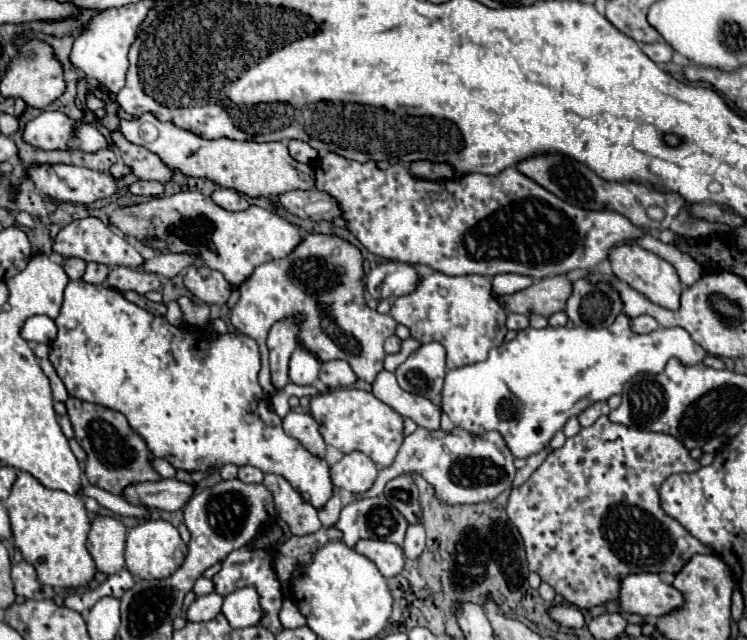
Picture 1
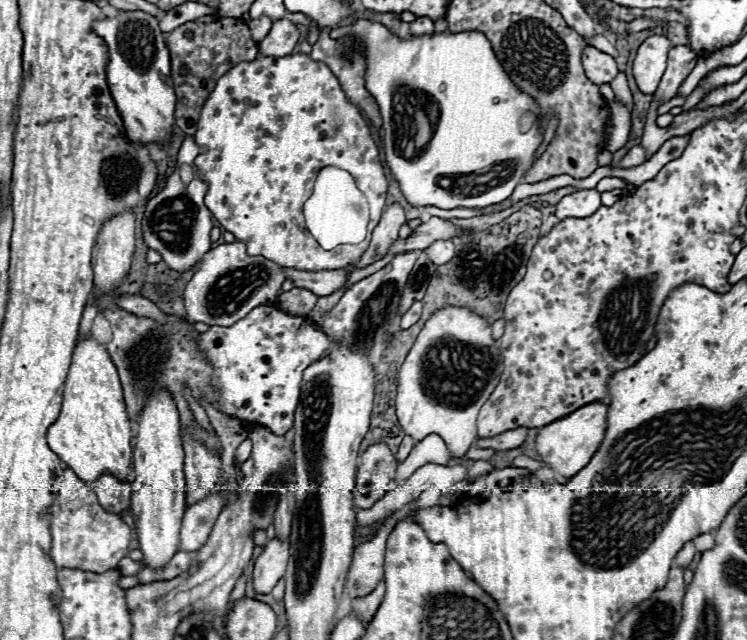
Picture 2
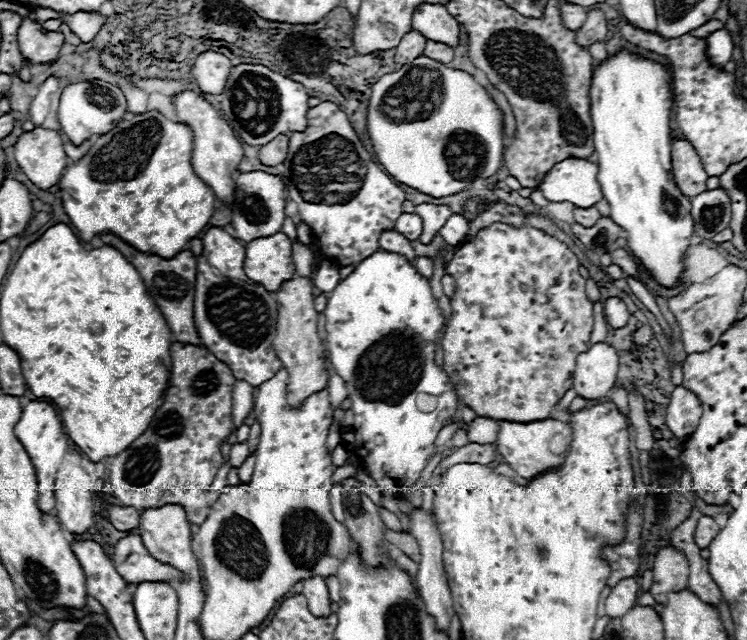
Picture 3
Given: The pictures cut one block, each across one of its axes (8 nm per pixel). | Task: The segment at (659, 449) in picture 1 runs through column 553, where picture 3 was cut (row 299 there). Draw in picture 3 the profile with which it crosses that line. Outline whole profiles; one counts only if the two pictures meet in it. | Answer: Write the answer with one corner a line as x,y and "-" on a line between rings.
492,224
484,230
478,232
478,236
472,242
464,242
458,246
454,252
454,258
446,264
446,274
456,278
456,294
450,300
452,312
448,318
448,326
442,338
442,352
444,352
444,372
450,376
450,380
456,386
456,392
462,402
466,402
468,408
472,408
478,416
486,418
496,418
498,422
536,422
536,420
546,420
550,416
552,406
564,396
566,390
572,388
572,372
576,366
578,354
586,352
590,346
590,332
592,332
592,302
584,294
584,284
586,280
578,274
580,262
576,254
556,240
554,236
536,230
536,228
512,228
508,224

